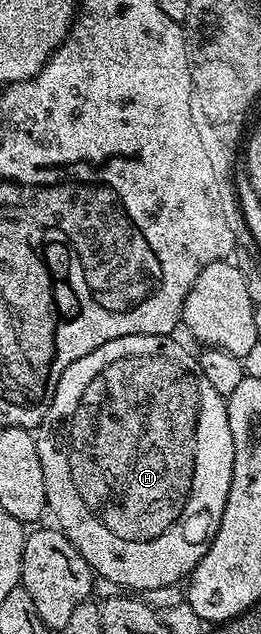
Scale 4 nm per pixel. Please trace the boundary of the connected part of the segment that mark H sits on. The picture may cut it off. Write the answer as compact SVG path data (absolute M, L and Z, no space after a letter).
M164 335L119 337L115 341L107 341L107 345L99 345L99 349L87 353L87 357L79 357L79 361L67 365L67 369L59 377L59 385L49 403L49 411L41 420L39 434L36 436L39 461L43 465L45 502L51 515L53 511L57 518L56 526L69 538L71 545L79 549L81 556L100 578L133 593L140 593L143 589L159 589L163 585L184 580L195 569L219 529L233 480L233 442L225 408L226 396L215 393L211 381L203 377L197 355L175 340L176 338Z

